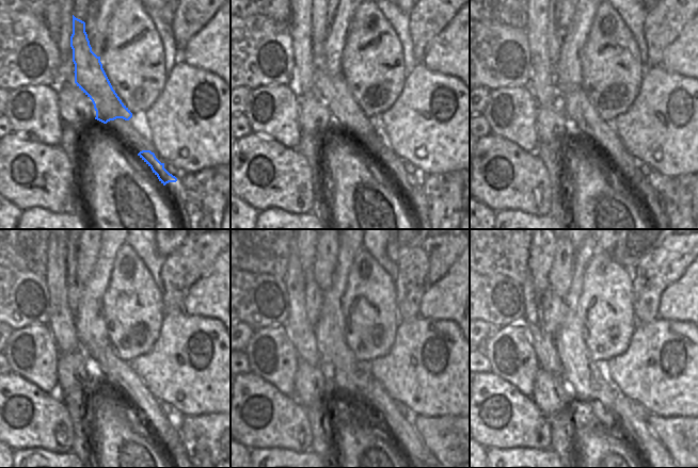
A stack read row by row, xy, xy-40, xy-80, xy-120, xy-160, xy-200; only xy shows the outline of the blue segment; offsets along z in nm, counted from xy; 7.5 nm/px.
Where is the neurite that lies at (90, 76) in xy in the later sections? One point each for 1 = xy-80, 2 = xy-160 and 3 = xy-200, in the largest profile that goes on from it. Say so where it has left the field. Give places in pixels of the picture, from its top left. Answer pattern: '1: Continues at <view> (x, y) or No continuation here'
1: Continues at xy-80 (575, 105)
2: Continues at xy-160 (402, 432)
3: Continues at xy-200 (644, 439)

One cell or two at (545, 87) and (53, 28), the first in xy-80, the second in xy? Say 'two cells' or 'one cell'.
two cells

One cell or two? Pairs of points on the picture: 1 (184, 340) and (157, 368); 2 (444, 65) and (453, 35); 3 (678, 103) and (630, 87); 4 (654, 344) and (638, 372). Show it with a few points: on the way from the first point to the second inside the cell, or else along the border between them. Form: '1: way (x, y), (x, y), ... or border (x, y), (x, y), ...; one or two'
1: way (178, 347), (163, 361); one
2: way (448, 58), (453, 51), (453, 43); one
3: border (644, 75), (638, 95), (624, 112); two
4: way (654, 351), (646, 360), (645, 366); one

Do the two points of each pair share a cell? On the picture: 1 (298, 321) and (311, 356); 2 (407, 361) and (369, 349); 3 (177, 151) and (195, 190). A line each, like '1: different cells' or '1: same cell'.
1: same cell
2: different cells
3: different cells

